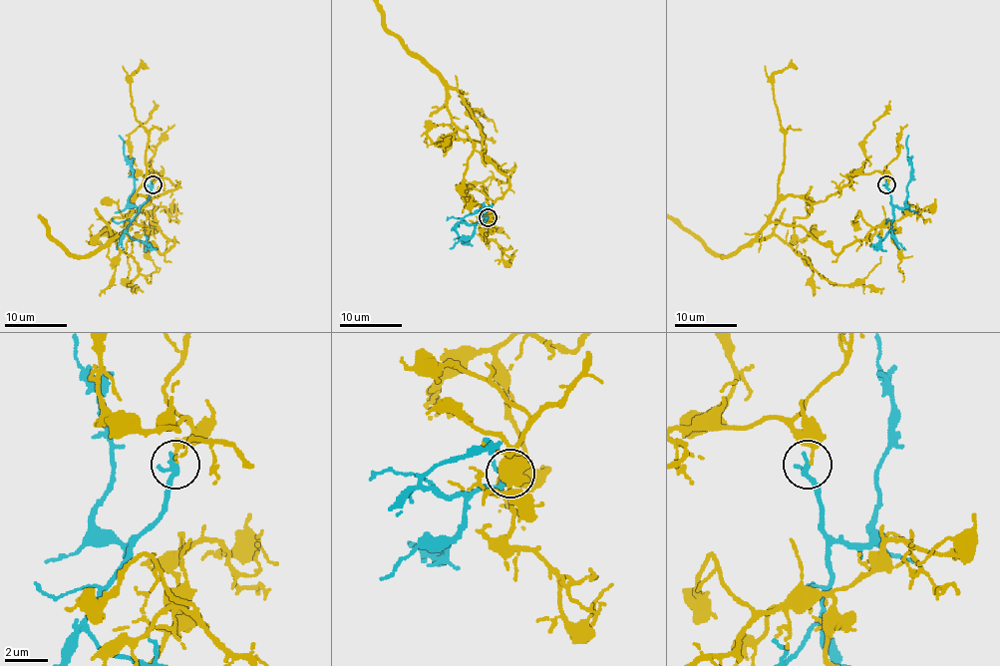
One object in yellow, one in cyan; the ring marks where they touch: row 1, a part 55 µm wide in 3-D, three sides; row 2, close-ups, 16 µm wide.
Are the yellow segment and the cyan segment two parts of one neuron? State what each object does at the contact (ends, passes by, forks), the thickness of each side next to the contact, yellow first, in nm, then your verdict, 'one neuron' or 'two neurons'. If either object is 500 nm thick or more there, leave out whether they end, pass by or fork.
yellow ends; cyan ends; calibres 160 and 320 nm; two neurons

